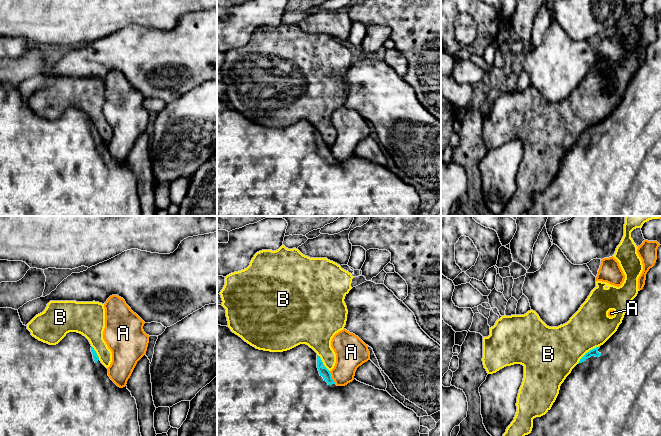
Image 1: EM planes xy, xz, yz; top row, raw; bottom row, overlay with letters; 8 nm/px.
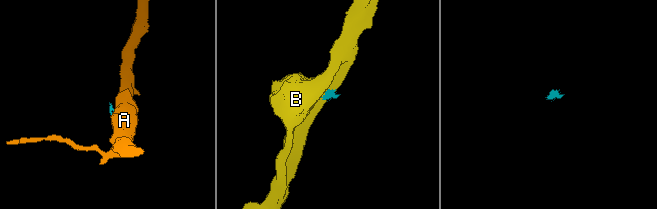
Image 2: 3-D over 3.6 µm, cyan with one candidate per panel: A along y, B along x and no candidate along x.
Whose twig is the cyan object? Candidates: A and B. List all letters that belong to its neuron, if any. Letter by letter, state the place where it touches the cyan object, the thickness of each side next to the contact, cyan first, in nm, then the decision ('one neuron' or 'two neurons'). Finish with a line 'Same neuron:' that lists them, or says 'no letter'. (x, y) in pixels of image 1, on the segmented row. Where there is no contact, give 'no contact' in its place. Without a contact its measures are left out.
A: xz (331, 377) | 80/240 nm | two neurons
B: yz (587, 352) | 60/380 nm | two neurons
Same neuron: no letter

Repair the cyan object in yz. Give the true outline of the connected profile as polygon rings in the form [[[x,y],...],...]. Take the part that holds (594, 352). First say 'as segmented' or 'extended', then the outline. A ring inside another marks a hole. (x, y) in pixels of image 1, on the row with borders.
extended; [[[661,245],[655,265],[646,274],[645,285],[630,303],[617,331],[601,346],[587,352],[560,386],[559,394],[548,412],[533,419],[533,428],[525,436],[661,436]]]

